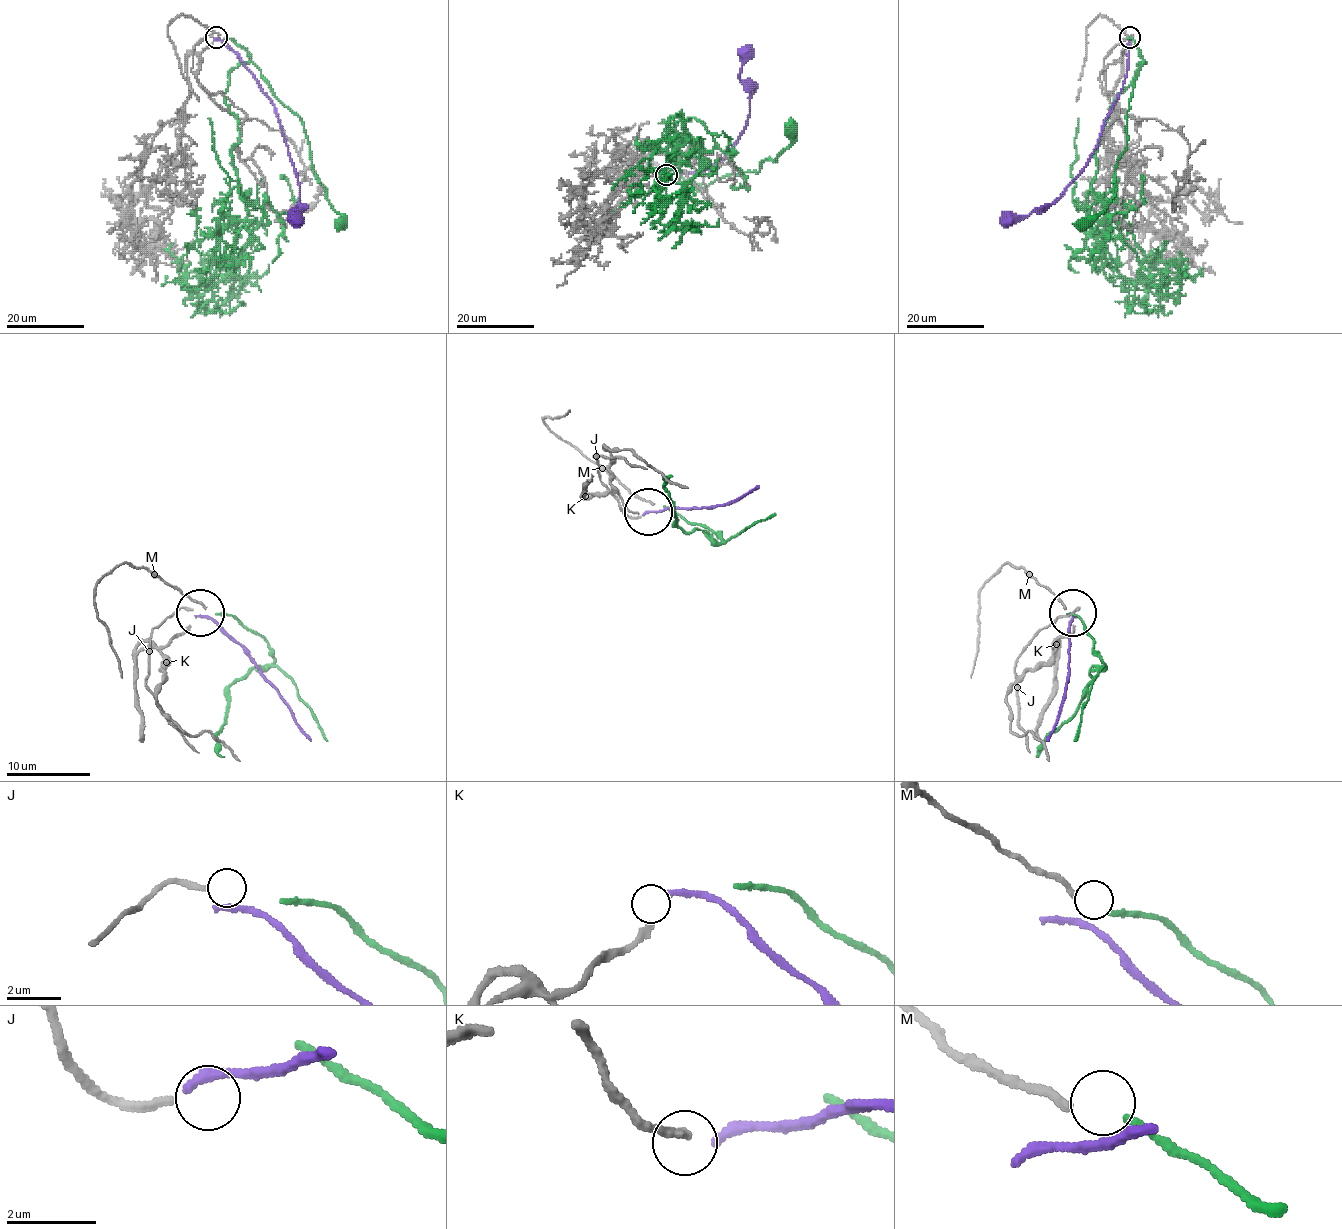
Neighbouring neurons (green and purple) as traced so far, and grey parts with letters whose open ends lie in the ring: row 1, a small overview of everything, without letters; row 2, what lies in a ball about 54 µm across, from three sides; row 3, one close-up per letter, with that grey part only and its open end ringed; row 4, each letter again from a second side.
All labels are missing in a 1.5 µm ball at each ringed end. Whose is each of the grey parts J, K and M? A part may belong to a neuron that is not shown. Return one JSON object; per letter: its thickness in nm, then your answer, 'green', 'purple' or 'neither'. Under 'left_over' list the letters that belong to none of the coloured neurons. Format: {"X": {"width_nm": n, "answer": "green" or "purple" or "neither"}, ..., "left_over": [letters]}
{"J": {"width_nm": 190, "answer": "neither"}, "K": {"width_nm": 200, "answer": "purple"}, "M": {"width_nm": 200, "answer": "green"}, "left_over": ["J"]}

